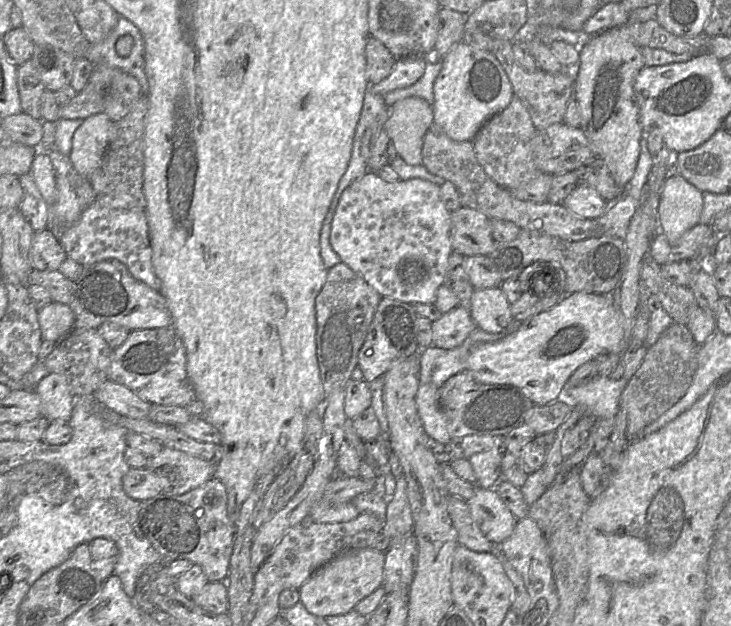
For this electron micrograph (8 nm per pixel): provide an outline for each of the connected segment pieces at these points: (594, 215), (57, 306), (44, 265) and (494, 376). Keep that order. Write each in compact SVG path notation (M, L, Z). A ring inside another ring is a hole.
M578 185L564 199L563 206L579 218L597 219L608 208L608 202L592 187Z
M51 301L38 311L42 340L59 342L75 327L76 319L68 304Z
M51 230L34 232L29 252L33 269L58 270L67 257L61 242Z
M574 292L548 310L541 311L521 322L520 327L495 342L481 343L470 352L466 369L482 384L512 385L523 391L534 405L546 405L558 399L561 390L582 364L601 354L625 351L625 335L621 316L609 296L592 292Z

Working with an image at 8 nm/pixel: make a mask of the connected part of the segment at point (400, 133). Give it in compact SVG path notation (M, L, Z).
M407 97L391 107L383 128L397 155L409 165L422 164L424 135L433 124L432 106L419 97Z

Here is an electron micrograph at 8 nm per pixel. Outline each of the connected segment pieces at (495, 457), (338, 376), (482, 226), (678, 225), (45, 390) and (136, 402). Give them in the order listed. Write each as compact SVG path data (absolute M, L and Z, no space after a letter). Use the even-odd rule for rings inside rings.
M503 447L492 448L472 455L468 461L476 475L475 485L490 489L501 480L501 461L505 453Z
M342 261L328 269L325 284L315 301L316 354L326 398L334 389L345 388L351 379L381 298L371 285Z
M465 206L450 212L450 218L452 251L455 250L463 256L490 255L495 247L491 219Z
M670 172L661 189L659 229L671 244L700 222L702 208L702 192L680 174Z
M51 372L33 390L41 399L41 417L50 422L56 419L69 421L76 396L64 375Z
M111 379L102 383L92 394L98 404L118 414L134 419L149 419L152 404L138 397L128 387Z

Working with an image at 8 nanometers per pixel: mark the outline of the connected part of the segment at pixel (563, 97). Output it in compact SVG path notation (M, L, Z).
M489 38L489 45L491 45L492 54L504 69L514 95L527 109L536 131L543 130L552 124L562 123L566 105L571 98L574 98L575 79L567 73L567 68L557 74L550 74L539 68L530 72L516 62L512 51L512 41Z

